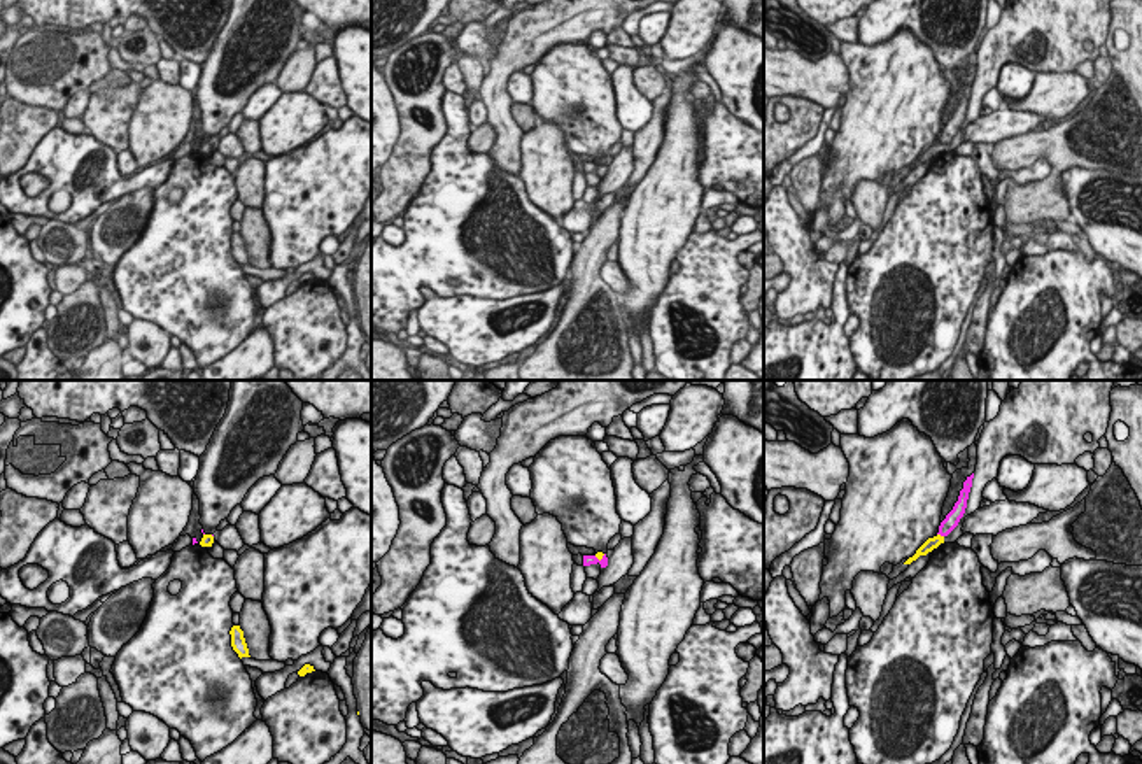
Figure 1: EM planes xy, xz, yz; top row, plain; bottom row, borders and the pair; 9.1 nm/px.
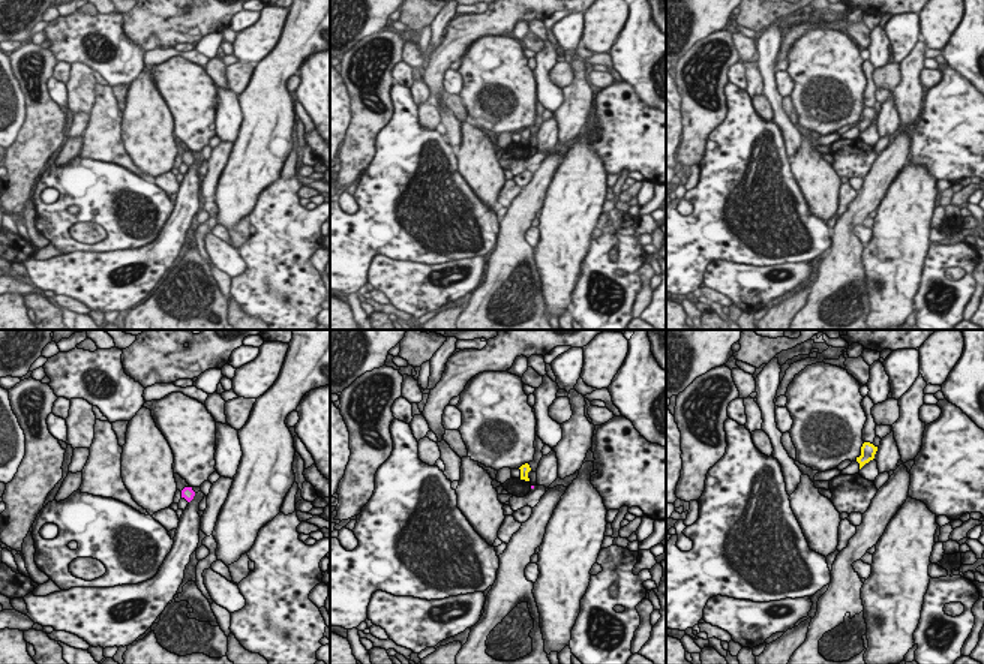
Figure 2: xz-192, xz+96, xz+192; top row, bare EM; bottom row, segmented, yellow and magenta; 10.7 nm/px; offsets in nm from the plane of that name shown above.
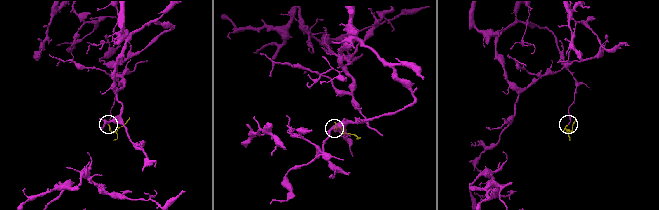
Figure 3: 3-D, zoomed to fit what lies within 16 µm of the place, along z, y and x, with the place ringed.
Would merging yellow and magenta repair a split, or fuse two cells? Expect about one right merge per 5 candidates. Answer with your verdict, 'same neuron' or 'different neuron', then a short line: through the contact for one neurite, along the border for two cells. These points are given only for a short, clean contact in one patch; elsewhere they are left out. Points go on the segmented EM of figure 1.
different neuron; line yz (937, 533), (943, 537)

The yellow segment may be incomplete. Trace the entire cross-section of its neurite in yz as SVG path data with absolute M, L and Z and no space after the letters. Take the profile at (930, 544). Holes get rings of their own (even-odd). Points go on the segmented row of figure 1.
M1021 380L1019 387L1011 393L1000 405L998 415L984 422L977 445L977 464L967 508L958 526L948 536L928 538L913 557L904 564L911 564L920 555L927 555L941 543L956 543L963 536L965 517L979 510L983 491L988 482L998 477L1000 461L1005 456L1021 456L1032 464L1074 464L1084 452L1095 454L1100 447L1098 440L1105 436L1110 421L1110 391L1116 380Z

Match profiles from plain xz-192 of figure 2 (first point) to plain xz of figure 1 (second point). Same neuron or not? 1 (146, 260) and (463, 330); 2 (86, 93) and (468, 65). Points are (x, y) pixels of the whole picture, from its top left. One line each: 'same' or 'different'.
1: same
2: same

